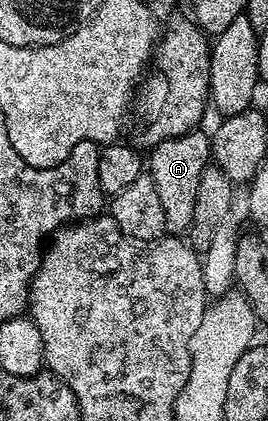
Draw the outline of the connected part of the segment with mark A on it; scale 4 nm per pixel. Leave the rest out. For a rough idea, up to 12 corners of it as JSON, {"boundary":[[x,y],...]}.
{"boundary":[[192,131],[149,153],[165,227],[193,223],[211,138]]}

